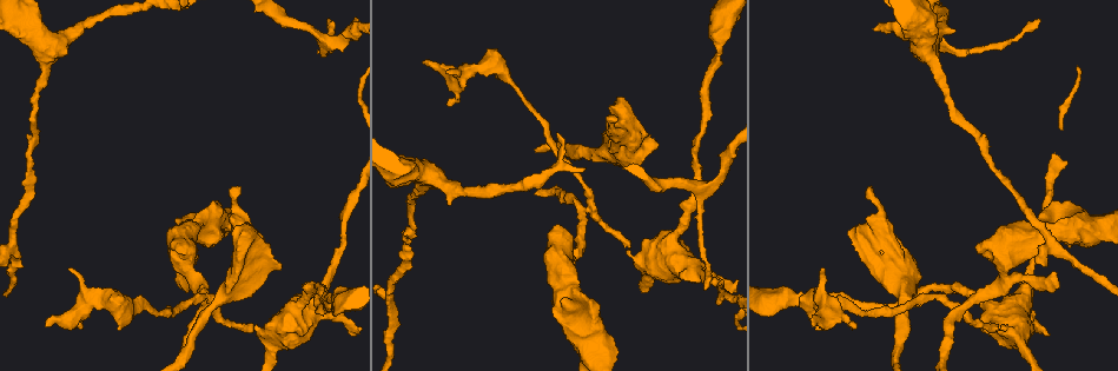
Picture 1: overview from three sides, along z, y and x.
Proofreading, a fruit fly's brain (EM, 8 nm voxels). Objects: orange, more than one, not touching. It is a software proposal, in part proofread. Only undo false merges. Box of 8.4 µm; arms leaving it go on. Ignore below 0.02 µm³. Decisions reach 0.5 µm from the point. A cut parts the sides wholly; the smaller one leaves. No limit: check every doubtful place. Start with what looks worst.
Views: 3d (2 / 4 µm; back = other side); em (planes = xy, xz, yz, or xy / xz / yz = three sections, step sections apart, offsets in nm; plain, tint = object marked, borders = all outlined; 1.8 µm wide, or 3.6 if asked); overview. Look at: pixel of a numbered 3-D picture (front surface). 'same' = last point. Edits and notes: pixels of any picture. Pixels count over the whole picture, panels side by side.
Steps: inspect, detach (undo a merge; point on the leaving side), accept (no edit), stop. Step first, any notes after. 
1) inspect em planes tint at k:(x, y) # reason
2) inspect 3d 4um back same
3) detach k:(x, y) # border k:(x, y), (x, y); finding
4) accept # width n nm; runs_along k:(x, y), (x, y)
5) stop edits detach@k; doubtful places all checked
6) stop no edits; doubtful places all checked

inspect 3d 2um at 1:(214, 311) # abrupt turn

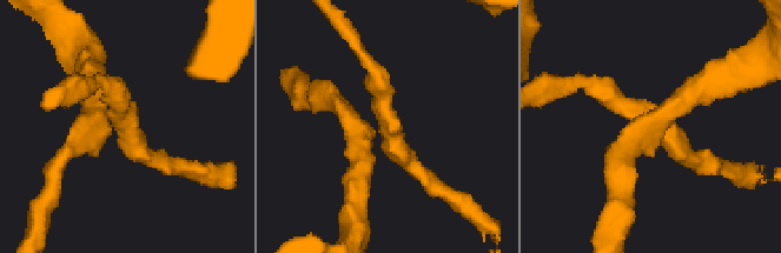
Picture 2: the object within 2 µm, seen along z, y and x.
inspect em xz step 16 tint at 2:(647, 118) # arms 4

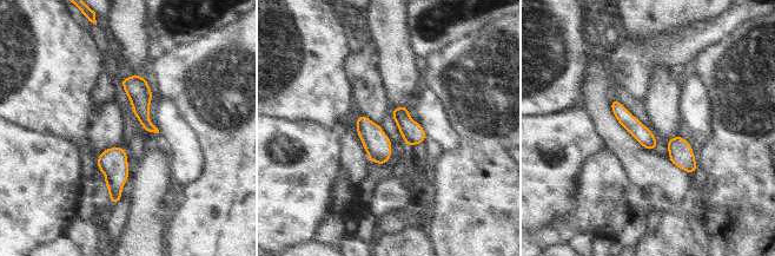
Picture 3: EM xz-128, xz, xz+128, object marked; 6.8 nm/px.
inspect em planes tint same # cut it another way

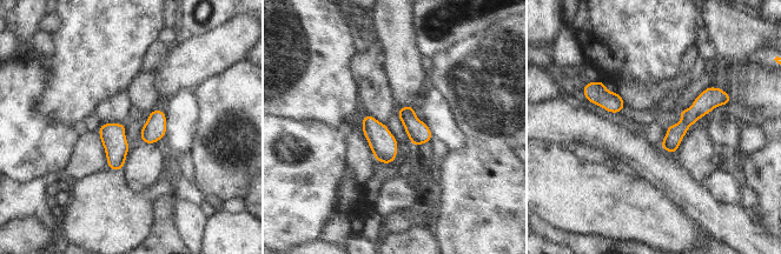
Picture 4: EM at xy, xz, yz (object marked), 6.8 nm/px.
accept # runs_along 4:(719, 93), (712, 97), (664, 145); continuous, no second neuron

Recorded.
inspect 3d 4um at 1:(669, 245) # calibre changes

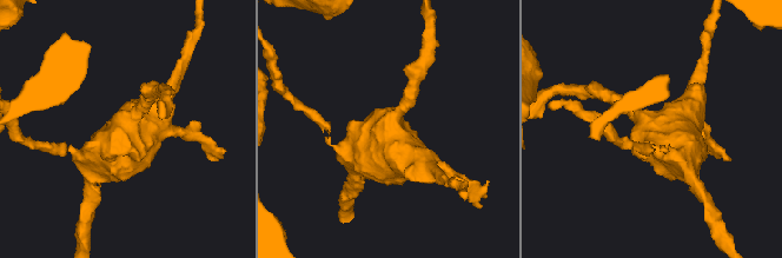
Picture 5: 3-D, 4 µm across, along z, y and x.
inspect em 3.6um xz step 16 borders at 5:(125, 131) # shape alone is not enough

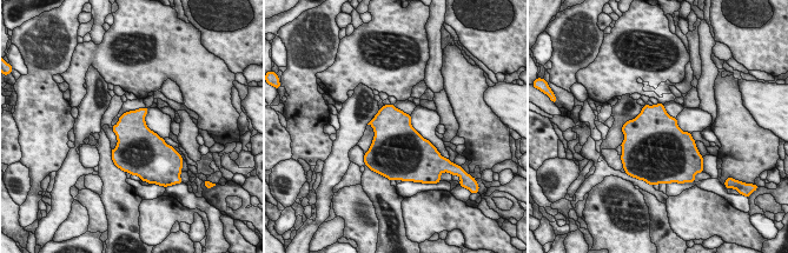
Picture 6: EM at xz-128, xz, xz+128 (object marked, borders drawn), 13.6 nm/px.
accept # continuous, no second neuron

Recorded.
inspect 3d 4um at 1:(825, 313) # thick turns thin

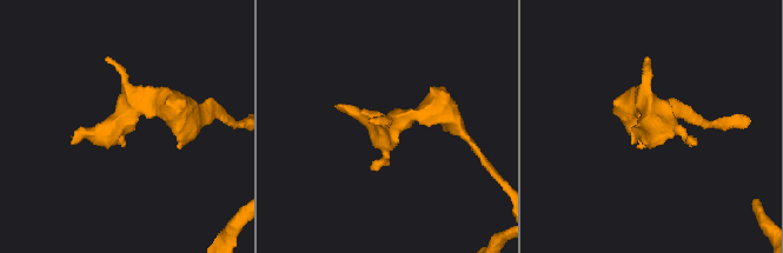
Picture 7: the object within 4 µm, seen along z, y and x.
inspect em 3.6um xz step 8 tint at 7:(652, 119) # shape alone is not enough

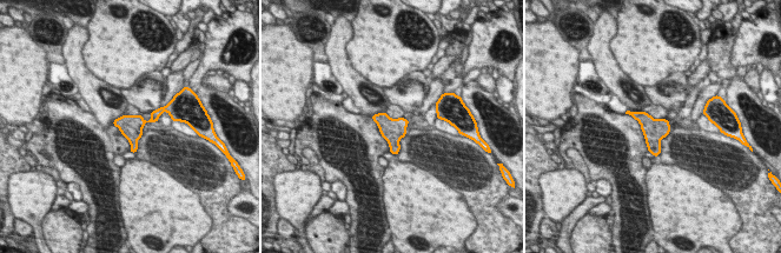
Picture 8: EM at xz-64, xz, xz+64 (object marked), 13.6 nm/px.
accept # all the same neuron

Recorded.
inspect em xz step 8 tint at 1:(940, 48) # three arms meet

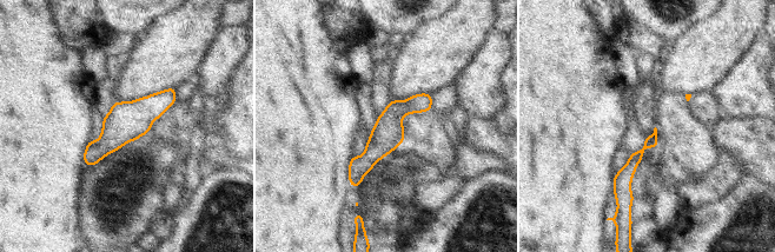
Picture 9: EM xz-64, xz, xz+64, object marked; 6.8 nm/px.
inspect em planes tint same

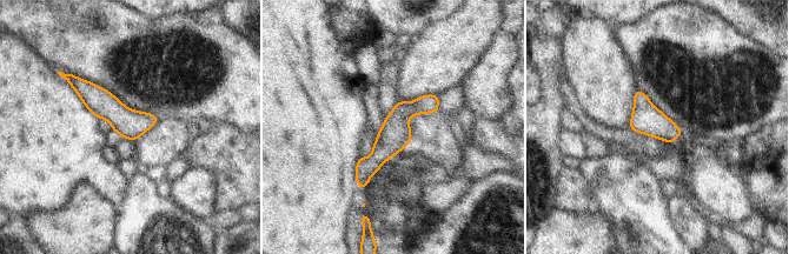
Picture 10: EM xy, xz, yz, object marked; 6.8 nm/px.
accept # runs_along 10:(435, 97), (396, 125), (360, 185); continuous, no second neuron

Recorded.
inspect 3d 4um back at 1:(1002, 255) # arms part here

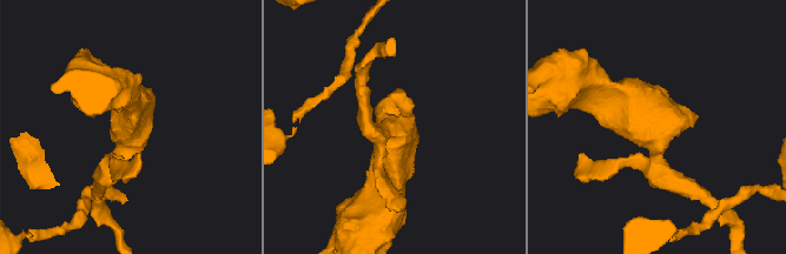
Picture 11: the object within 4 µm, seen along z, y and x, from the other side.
inspect em 3.6um planes plain at 11:(394, 131)

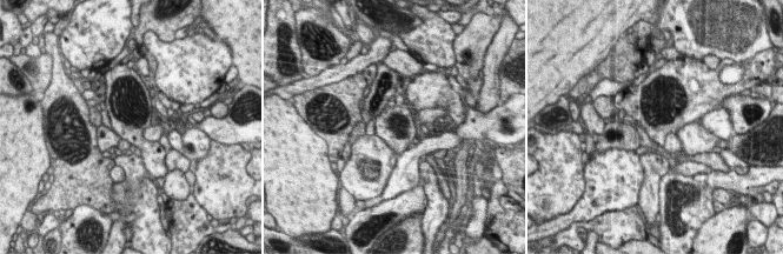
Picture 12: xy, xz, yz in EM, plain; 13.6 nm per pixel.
inspect em 3.6um planes tint same

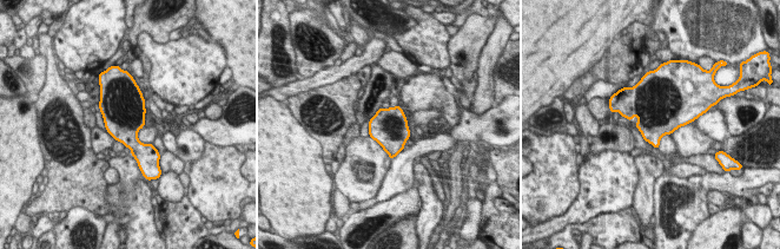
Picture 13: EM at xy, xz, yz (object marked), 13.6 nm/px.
accept # width 500 nm; one neuron here

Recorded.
stop no edits; doubtful places all checked

